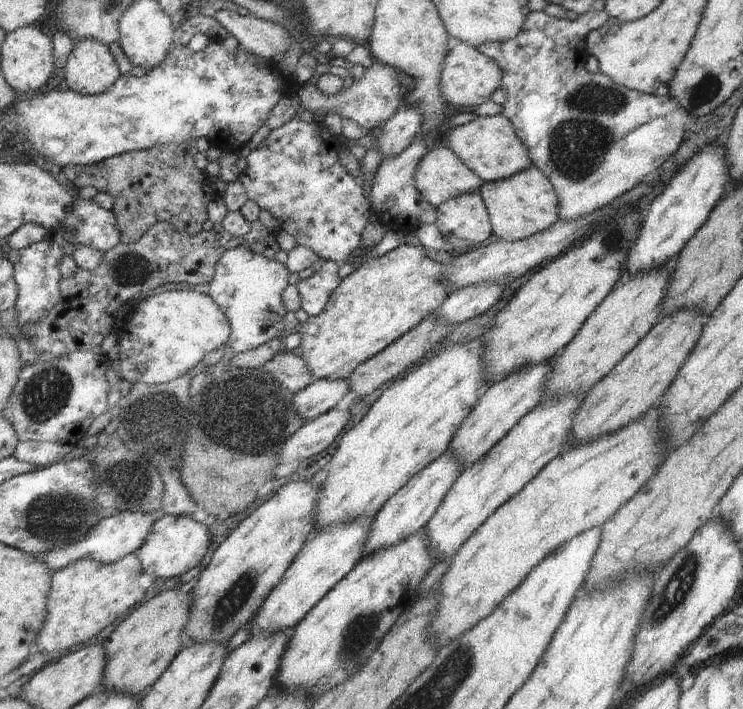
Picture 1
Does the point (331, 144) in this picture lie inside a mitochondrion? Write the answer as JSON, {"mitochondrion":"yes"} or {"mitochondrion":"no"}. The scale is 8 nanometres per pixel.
{"mitochondrion":"no"}

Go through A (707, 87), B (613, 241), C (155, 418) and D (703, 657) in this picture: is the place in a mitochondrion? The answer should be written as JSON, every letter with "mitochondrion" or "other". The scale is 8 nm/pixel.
{"A":"mitochondrion","B":"mitochondrion","C":"mitochondrion","D":"other"}

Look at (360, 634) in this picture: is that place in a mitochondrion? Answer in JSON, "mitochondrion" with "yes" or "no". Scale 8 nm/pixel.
{"mitochondrion":"yes"}

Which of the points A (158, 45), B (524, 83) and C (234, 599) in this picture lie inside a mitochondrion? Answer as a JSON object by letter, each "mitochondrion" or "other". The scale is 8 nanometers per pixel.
{"A":"other","B":"other","C":"mitochondrion"}

